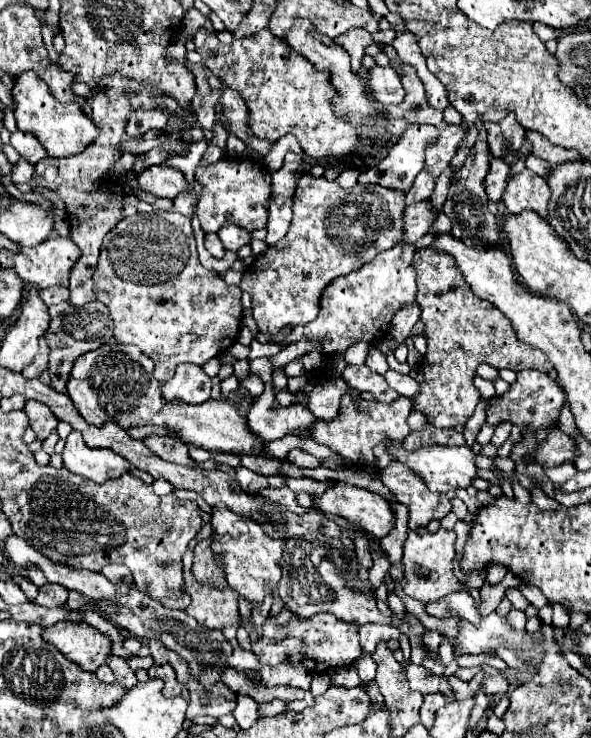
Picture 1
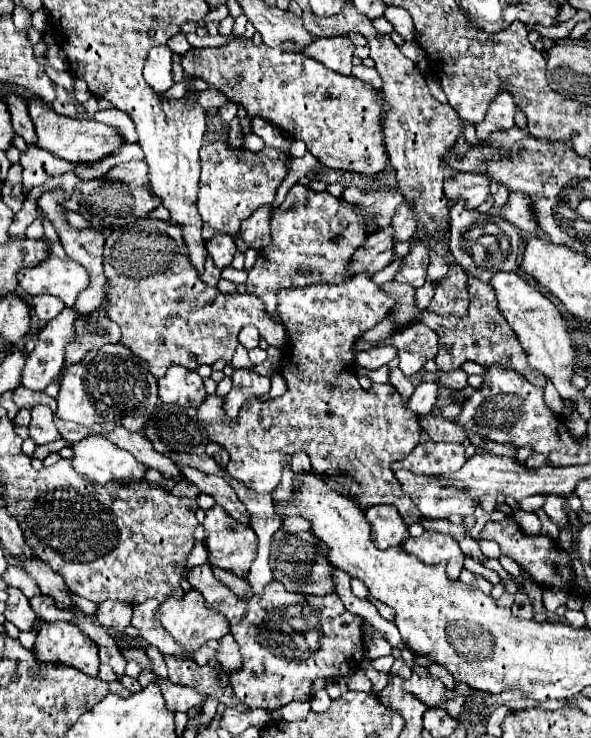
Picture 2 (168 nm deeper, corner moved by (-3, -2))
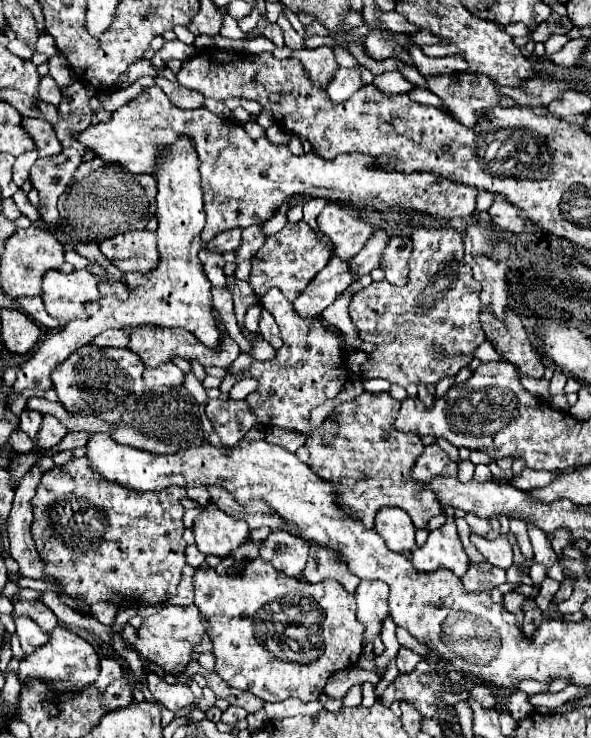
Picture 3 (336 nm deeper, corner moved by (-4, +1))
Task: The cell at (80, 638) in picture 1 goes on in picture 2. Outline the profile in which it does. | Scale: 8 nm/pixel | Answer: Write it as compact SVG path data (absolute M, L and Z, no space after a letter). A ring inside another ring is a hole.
M40 623L34 653L38 663L60 663L88 677L98 675L98 647L74 623Z

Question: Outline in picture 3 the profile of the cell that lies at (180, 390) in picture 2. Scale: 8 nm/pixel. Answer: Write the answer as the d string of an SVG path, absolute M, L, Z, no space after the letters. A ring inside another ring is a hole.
M167 362L159 368L145 368L145 372L143 372L143 380L149 390L181 388L183 378L185 378L185 374L173 362Z

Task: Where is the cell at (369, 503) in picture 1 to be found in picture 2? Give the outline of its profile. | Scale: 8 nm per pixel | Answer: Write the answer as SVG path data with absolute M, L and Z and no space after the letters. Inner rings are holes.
M392 505L370 507L366 519L372 525L372 537L380 549L402 545L408 537L408 525Z

